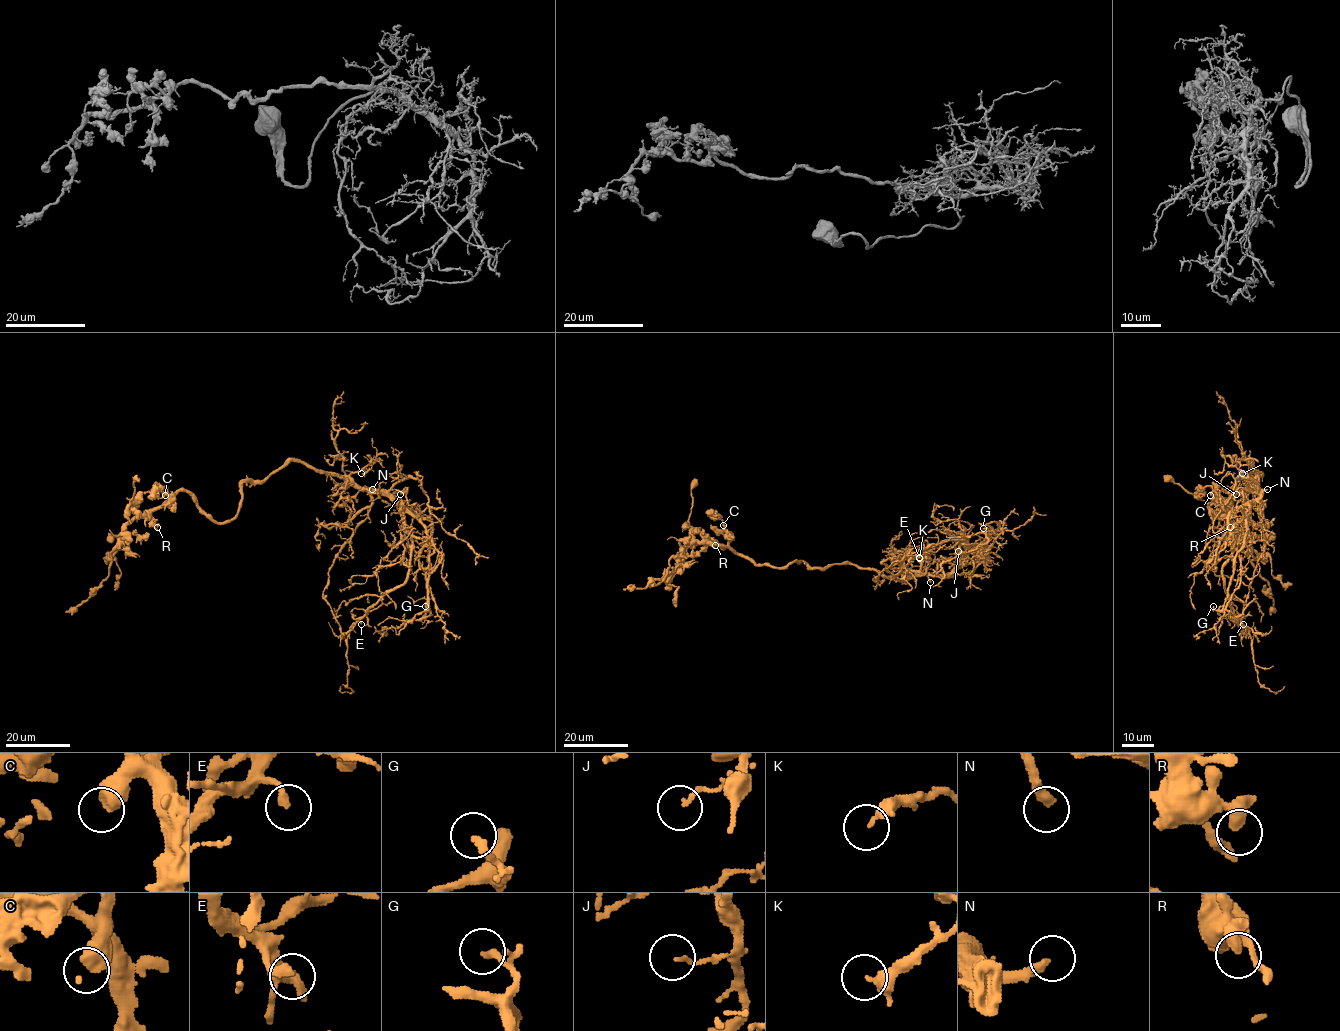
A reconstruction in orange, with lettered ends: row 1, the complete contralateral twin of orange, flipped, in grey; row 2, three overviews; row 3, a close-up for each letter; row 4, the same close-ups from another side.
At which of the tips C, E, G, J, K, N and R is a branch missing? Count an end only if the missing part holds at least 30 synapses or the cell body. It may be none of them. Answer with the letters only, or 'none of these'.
C, N

